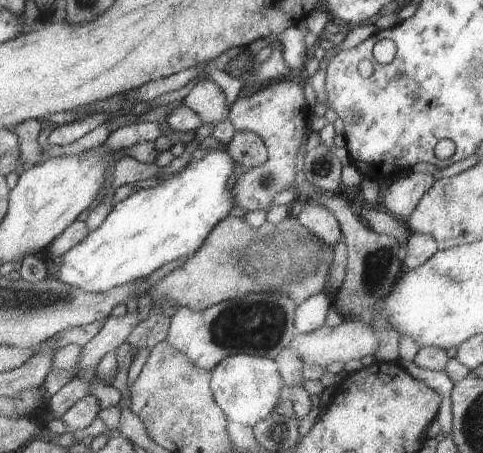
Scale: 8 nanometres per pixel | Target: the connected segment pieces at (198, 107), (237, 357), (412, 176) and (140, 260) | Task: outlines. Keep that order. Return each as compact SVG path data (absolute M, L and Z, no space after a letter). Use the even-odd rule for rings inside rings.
M210 79L200 80L182 102L199 114L204 123L214 126L229 116L230 107L222 87Z
M235 354L223 358L211 371L210 388L216 404L227 416L228 421L253 427L264 418L271 417L278 406L278 400L284 396L285 381L281 375L279 364L270 357L249 354Z
M408 172L404 177L393 179L382 196L382 205L394 216L406 220L417 207L418 201L436 182L432 174Z
M225 146L222 150L212 149L209 150L208 154L201 160L191 160L188 165L179 173L176 173L178 176L169 180L163 180L163 184L148 189L139 189L138 192L133 193L128 199L123 200L122 202L116 203L113 205L111 212L106 216L105 220L102 222L98 228L90 231L78 246L75 246L63 256L63 261L61 262L61 267L59 268L59 278L54 278L62 281L63 283L72 285L73 287L80 287L84 289L84 292L87 293L103 293L107 290L110 290L114 287L119 287L123 284L131 283L132 281L138 281L139 279L146 279L152 272L160 268L163 264L176 260L180 257L192 256L200 245L204 242L204 239L207 237L207 234L226 216L228 212L232 209L235 204L233 203L233 186L227 188L227 180L234 173L234 163L236 161L229 155L227 148Z

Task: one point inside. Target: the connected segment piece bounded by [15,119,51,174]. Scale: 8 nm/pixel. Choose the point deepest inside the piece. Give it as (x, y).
(33, 147)

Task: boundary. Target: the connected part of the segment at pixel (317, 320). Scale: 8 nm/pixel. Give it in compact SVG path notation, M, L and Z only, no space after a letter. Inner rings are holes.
M317 292L295 310L296 332L311 333L326 325L326 315L334 307L332 294Z

